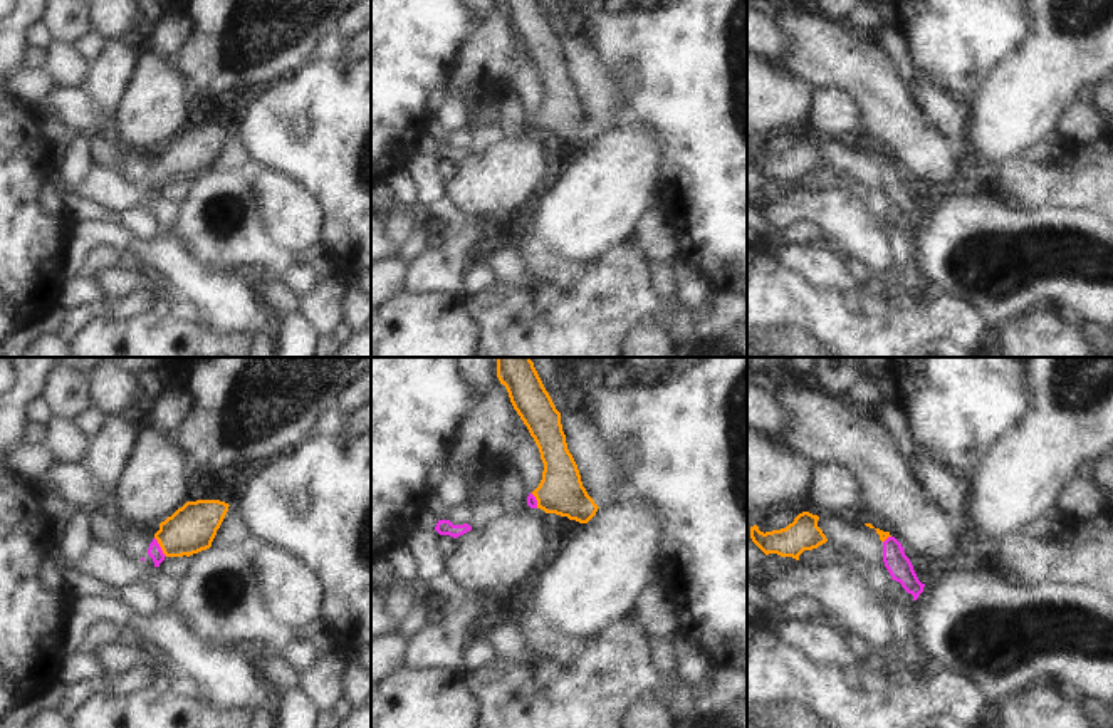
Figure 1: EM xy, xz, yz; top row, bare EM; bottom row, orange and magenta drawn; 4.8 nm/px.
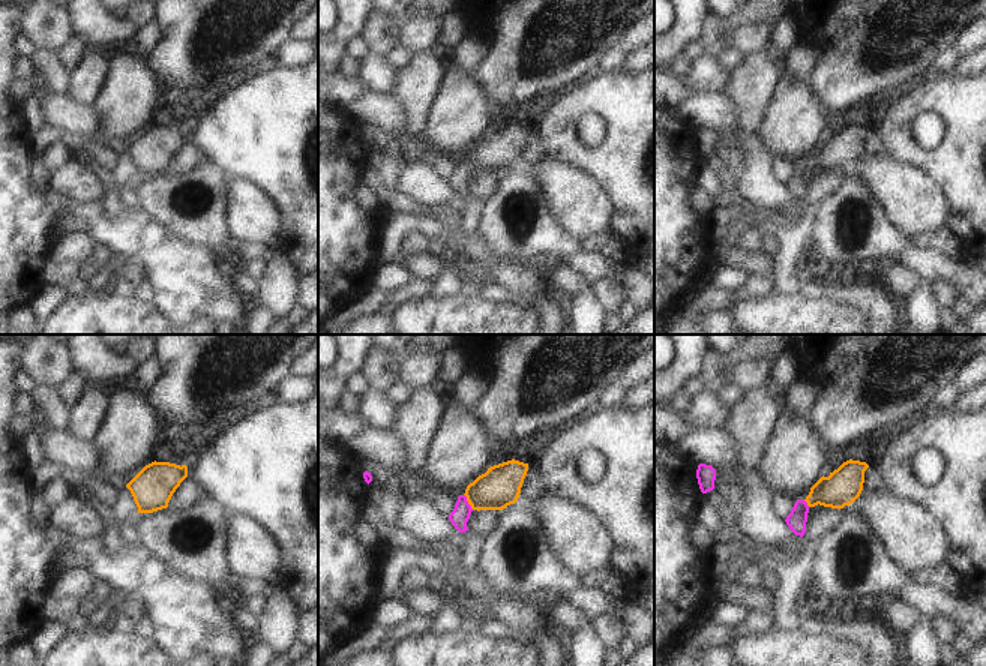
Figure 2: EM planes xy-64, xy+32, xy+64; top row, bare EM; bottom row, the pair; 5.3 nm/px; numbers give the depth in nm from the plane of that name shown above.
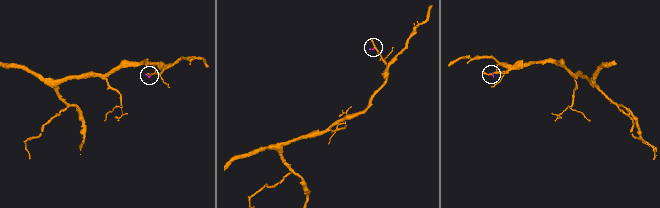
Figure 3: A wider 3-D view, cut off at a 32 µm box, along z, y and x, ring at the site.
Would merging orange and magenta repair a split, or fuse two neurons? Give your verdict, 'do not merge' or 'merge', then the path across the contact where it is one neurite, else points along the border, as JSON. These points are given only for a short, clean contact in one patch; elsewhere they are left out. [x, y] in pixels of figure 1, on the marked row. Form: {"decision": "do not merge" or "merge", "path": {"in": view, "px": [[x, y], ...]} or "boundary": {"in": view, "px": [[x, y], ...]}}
{"decision": "merge", "path": {"in": "xy", "px": [[192, 529], [160, 546], [155, 552]]}}

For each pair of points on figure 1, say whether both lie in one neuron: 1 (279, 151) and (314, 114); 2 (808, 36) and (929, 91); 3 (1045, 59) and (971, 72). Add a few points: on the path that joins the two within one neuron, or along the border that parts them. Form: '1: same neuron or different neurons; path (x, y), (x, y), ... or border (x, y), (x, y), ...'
1: same neuron; path (291, 151), (314, 126)
2: different neurons; border (905, 84), (912, 99), (929, 118)
3: different neurons; border (1023, 44), (994, 67), (969, 99)

